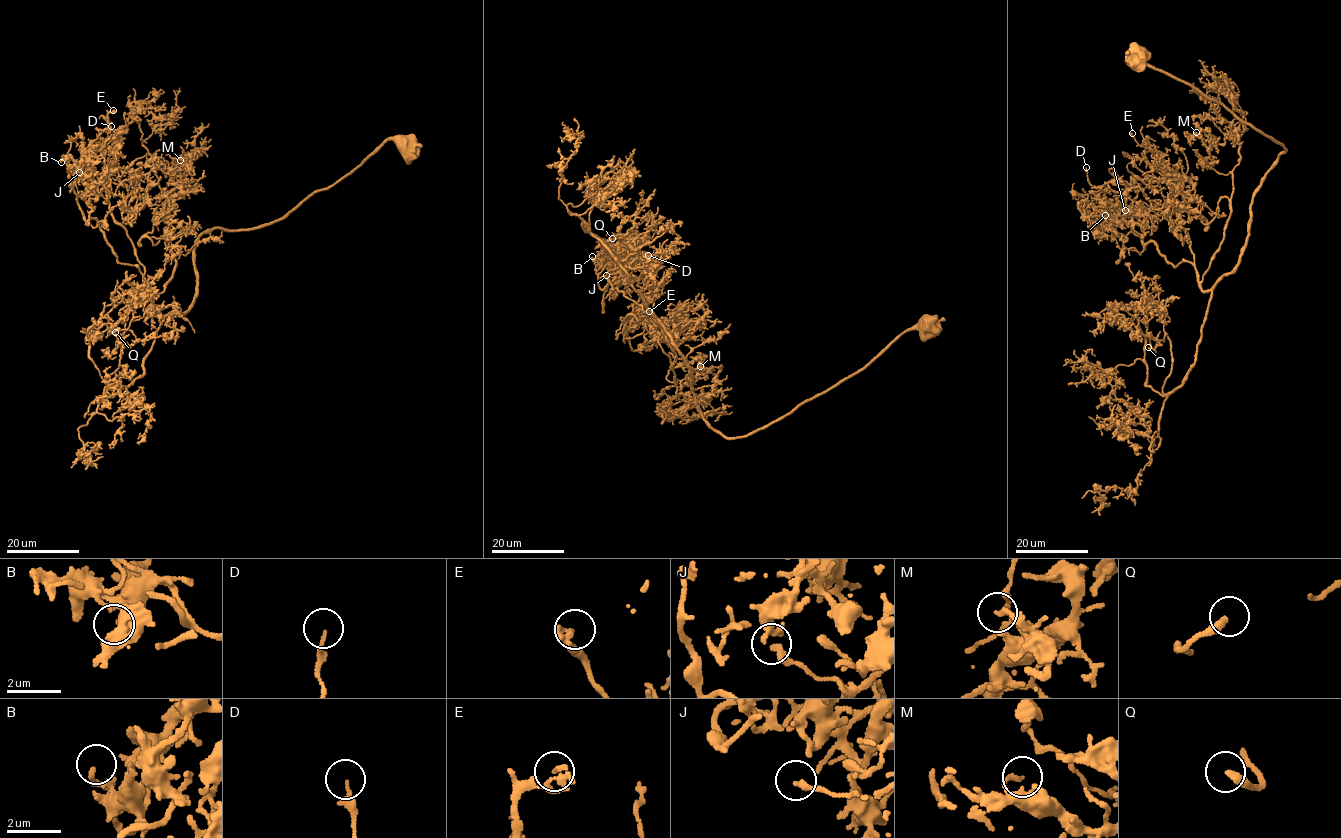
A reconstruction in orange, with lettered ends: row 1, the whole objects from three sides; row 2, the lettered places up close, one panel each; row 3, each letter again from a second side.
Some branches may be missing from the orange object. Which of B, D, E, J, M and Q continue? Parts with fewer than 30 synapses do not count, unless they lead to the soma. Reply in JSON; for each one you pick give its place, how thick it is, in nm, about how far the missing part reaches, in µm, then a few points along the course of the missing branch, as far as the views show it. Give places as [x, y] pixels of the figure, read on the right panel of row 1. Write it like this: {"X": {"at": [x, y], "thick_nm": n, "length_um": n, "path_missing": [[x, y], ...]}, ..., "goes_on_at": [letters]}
{"Q": {"at": [1148, 347], "thick_nm": 320, "length_um": 20, "path_missing": [[1148, 347], [1140, 341], [1133, 351], [1118, 349], [1109, 352]]}, "goes_on_at": ["Q"]}

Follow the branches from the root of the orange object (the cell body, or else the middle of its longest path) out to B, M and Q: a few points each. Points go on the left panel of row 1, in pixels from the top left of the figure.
B: (409, 143), (385, 141), (276, 220), (203, 233), (193, 306), (165, 315), (139, 268), (85, 218), (61, 162)
M: (409, 143), (276, 220), (203, 233), (193, 306), (165, 315), (155, 169), (180, 160)
Q: (409, 143), (276, 220), (200, 236), (193, 306), (127, 386), (89, 356), (96, 322), (115, 332)

